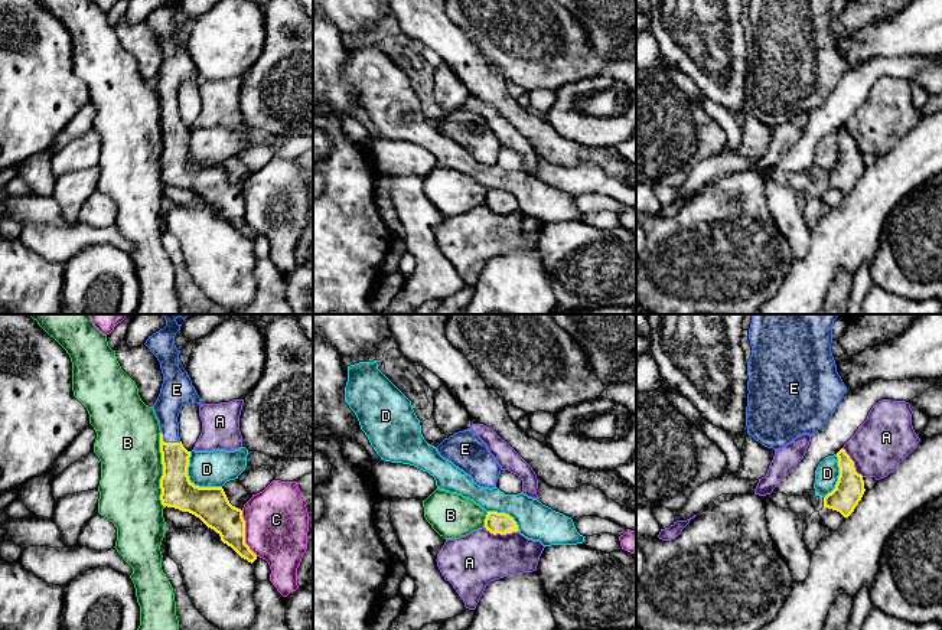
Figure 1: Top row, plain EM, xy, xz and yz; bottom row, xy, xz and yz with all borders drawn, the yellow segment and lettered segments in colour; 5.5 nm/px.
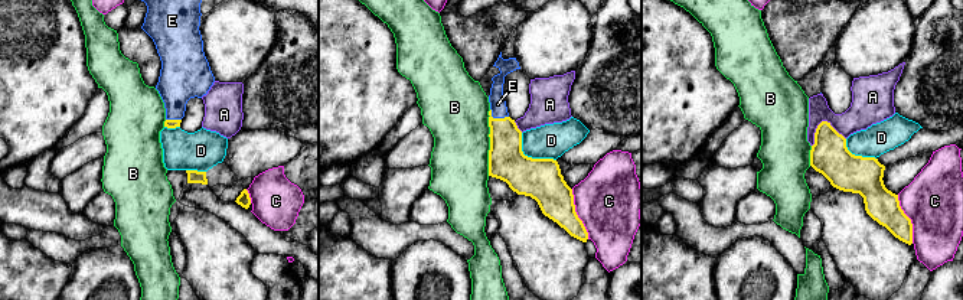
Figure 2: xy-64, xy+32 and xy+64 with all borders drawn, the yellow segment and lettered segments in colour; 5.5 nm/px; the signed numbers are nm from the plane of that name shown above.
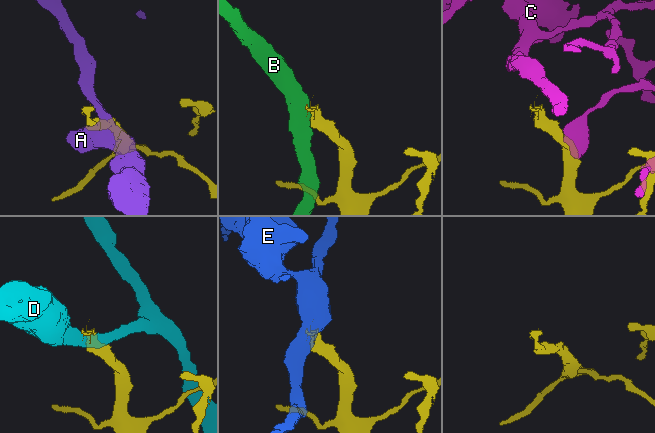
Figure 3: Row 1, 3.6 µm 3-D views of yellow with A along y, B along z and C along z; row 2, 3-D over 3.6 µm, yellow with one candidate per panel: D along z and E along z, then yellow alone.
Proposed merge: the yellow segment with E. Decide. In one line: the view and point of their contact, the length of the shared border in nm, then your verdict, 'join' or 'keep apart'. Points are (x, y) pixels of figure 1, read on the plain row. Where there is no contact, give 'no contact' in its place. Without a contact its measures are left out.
contact xy (169, 120); length 130 nm; join

